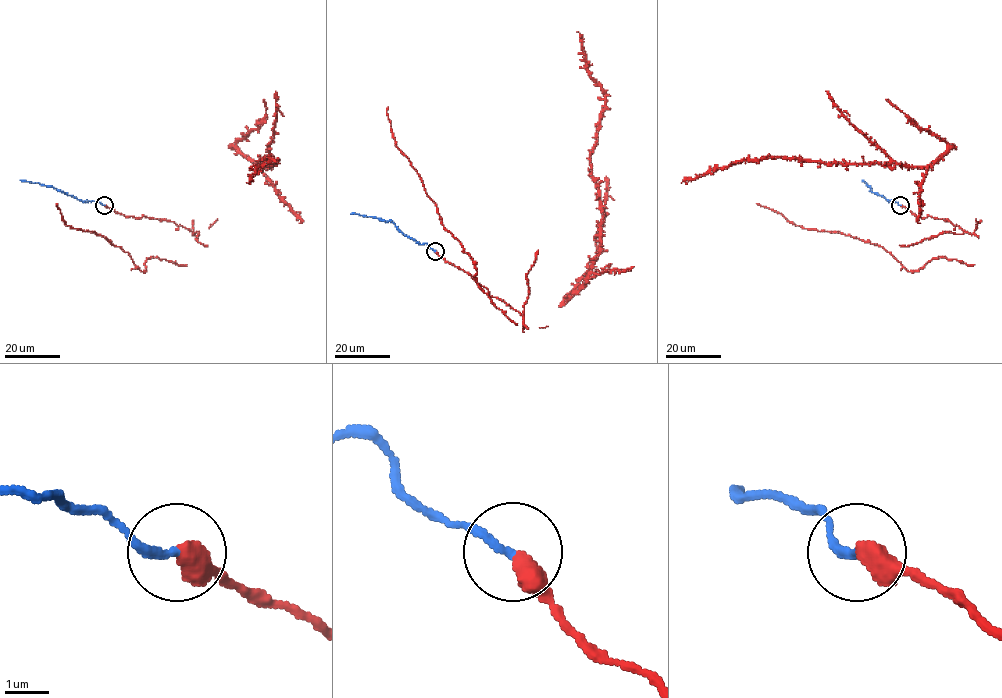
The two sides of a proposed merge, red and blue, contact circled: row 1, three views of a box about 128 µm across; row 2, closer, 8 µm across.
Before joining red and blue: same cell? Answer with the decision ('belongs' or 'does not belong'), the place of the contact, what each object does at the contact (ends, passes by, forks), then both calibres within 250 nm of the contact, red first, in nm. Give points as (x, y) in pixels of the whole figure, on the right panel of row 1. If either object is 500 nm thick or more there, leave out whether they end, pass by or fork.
belongs | (900, 205) | 550/190 nm

